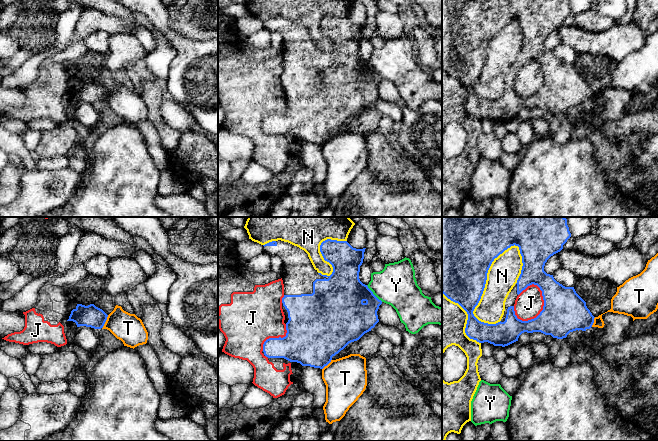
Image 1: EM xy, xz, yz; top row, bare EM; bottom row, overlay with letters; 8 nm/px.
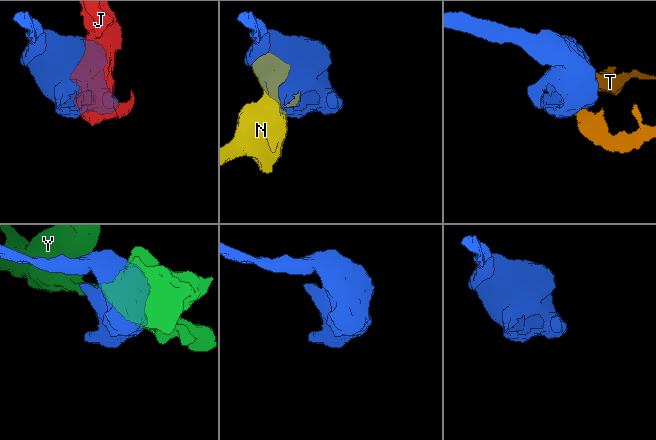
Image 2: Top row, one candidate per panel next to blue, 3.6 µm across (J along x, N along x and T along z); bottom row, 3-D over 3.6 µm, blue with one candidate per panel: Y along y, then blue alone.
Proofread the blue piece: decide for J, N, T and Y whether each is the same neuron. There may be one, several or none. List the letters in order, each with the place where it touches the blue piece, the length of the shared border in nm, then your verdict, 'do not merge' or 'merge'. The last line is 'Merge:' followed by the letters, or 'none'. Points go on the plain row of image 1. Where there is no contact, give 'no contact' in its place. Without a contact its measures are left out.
J: yz (543, 82) | 320 nm | do not merge
N: yz (486, 55) | 700 nm | do not merge
T: xy (105, 97) | 120 nm | do not merge
Y: xz (373, 70) | 190 nm | do not merge
Merge: none

